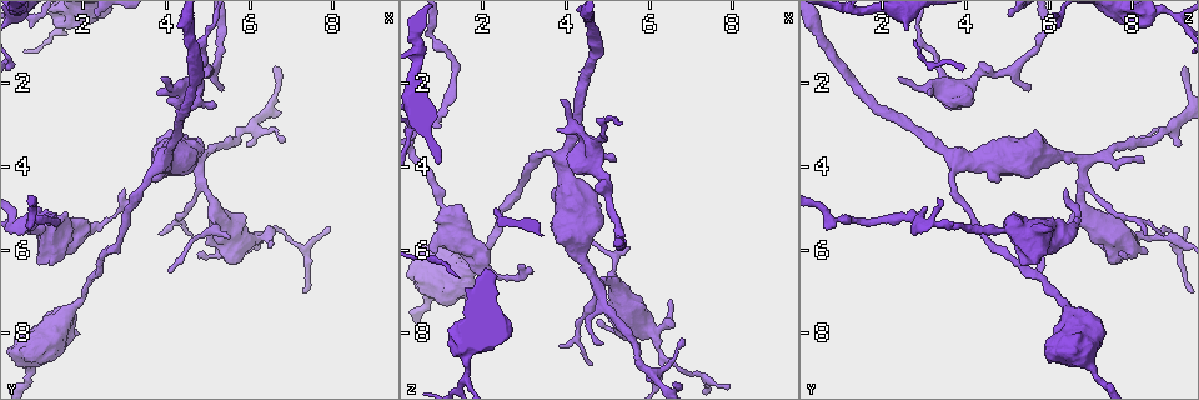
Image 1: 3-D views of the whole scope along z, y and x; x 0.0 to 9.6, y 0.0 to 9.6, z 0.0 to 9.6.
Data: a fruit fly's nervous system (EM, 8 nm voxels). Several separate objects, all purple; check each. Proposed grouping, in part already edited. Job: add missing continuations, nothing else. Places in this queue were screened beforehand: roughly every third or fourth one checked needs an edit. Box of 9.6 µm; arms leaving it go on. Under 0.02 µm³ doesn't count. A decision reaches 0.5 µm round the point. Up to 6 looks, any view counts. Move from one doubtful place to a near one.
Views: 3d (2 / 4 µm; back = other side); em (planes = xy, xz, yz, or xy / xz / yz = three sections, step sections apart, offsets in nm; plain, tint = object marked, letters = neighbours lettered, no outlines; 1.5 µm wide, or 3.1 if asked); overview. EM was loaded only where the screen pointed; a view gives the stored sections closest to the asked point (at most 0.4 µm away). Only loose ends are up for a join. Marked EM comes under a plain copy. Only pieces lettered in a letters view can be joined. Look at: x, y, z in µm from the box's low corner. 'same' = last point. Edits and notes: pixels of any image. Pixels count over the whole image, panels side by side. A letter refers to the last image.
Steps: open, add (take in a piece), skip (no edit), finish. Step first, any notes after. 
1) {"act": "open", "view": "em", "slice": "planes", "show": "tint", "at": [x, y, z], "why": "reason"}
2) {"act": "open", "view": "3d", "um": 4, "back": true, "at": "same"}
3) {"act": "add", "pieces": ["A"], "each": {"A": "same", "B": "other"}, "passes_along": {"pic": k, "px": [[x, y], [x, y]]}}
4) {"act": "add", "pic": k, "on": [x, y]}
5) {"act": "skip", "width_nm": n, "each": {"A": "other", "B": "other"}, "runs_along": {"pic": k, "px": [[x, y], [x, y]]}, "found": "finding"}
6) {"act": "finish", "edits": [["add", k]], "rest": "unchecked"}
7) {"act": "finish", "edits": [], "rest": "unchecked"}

{"act": "open", "view": "3d", "um": 4, "at": [4.90, 3.50, 5.35], "why": "thick end"}

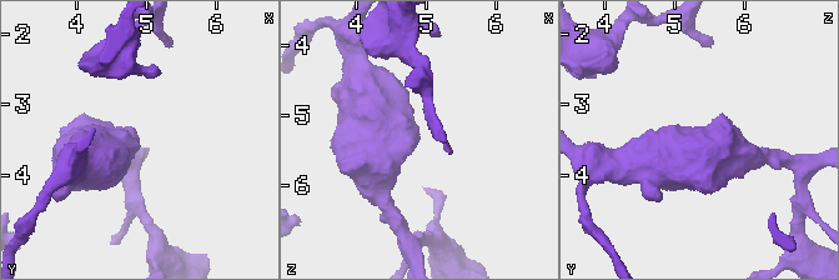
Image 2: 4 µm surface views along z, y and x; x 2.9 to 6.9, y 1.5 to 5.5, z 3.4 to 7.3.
{"act": "open", "view": "em", "slice": "planes", "show": "letters", "at": [4.90, 3.50, 5.40], "why": "need the tissue"}

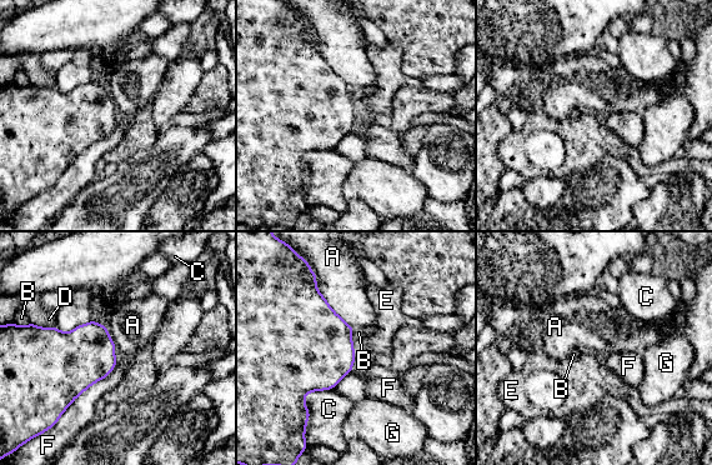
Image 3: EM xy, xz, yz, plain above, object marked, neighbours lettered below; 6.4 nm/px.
{"act": "skip", "longest_contact_nm": ["F", 500], "each": {"A": "other", "B": "other", "C": "other", "D": "other", "E": "other", "F": "other", "G": "other"}, "border": {"pic": 3, "px": [[316, 286], [327, 304], [354, 328]]}, "found": "none of them fits"}

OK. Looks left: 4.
{"act": "open", "view": "3d", "um": 4, "back": true, "at": [5.15, 2.65, 3.90], "why": "branch stops here"}

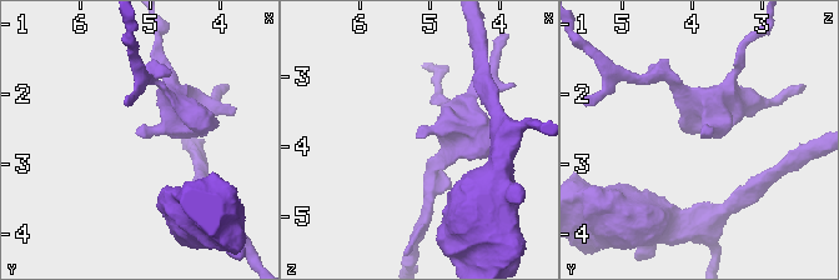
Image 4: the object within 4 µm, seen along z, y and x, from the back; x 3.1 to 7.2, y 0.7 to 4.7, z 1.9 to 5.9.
{"act": "open", "view": "em", "slice": "planes", "show": "letters", "at": [5.20, 2.55, 3.85], "why": "need the tissue"}

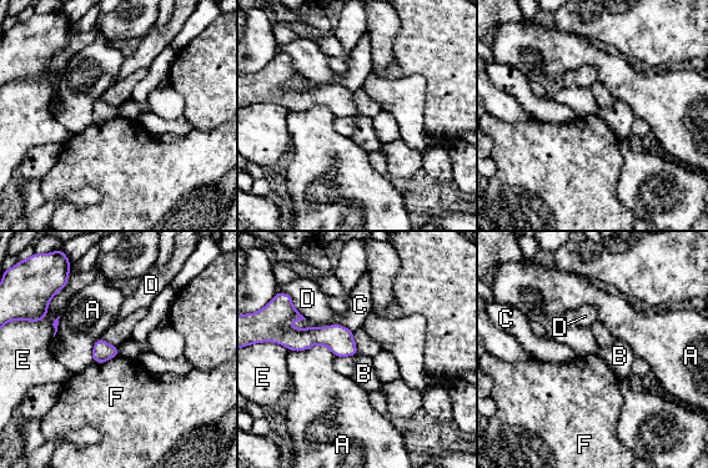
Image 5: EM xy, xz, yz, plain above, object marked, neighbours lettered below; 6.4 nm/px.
{"act": "skip", "each": {"A": "other", "B": "other", "C": "other", "D": "other", "E": "other", "F": "other"}, "border": {"pic": 5, "px": [[118, 353], [101, 362], [94, 362]]}, "found": "no lettered piece goes on from it"}

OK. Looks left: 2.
{"act": "open", "view": "3d", "um": 4, "at": [6.80, 3.40, 8.15], "why": "thin end"}

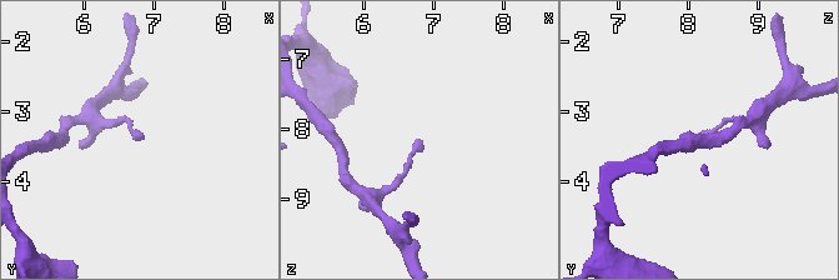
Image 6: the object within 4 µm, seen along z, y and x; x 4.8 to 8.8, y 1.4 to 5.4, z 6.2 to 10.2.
{"act": "open", "view": "em", "slice": "xy", "step": 8, "show": "letters", "at": [6.80, 3.35, 8.10], "why": "now the EM"}

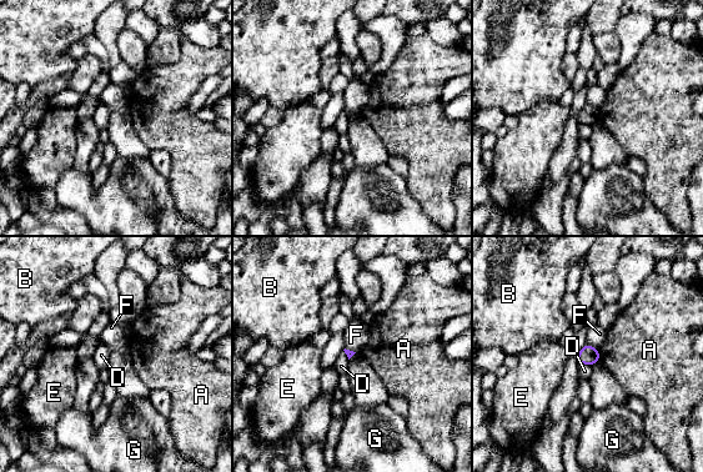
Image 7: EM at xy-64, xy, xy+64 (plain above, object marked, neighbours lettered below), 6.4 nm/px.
{"act": "skip", "longest_contact_nm": ["F", 100], "each": {"A": "other", "B": "other", "D": "other", "E": "other", "F": "other", "G": "other"}, "border": {"pic": 7, "px": [[578, 362], [591, 366]]}, "found": "none of them fits"}

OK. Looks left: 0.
{"act": "finish", "edits": [], "rest": "unchecked"}

